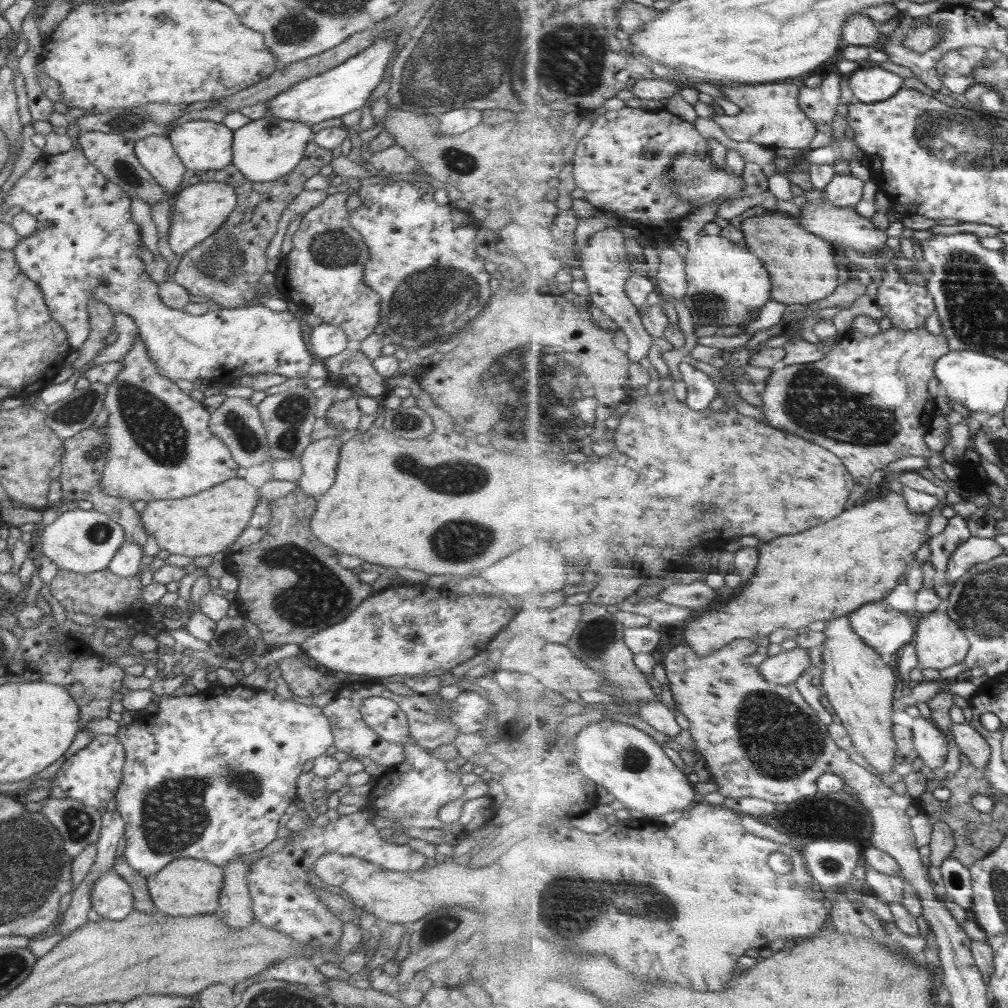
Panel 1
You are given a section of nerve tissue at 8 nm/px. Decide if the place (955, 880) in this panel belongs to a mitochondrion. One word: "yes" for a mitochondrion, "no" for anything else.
no

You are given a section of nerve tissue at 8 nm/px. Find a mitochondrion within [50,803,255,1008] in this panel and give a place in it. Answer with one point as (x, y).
(78, 826)

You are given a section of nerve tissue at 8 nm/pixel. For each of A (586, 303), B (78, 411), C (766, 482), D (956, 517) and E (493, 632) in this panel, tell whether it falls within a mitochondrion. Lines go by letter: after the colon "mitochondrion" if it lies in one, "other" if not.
A: other
B: mitochondrion
C: other
D: other
E: other

